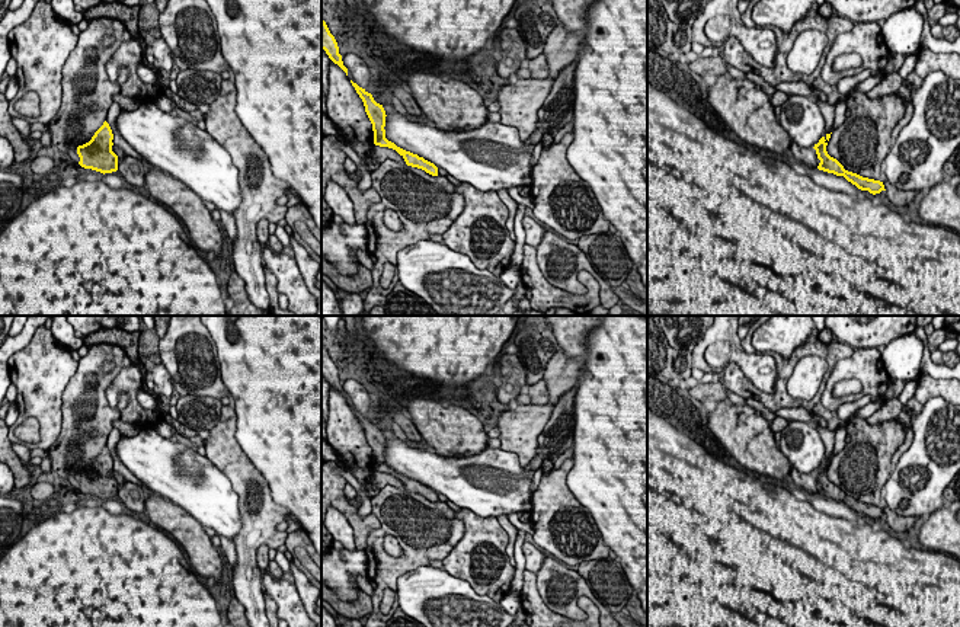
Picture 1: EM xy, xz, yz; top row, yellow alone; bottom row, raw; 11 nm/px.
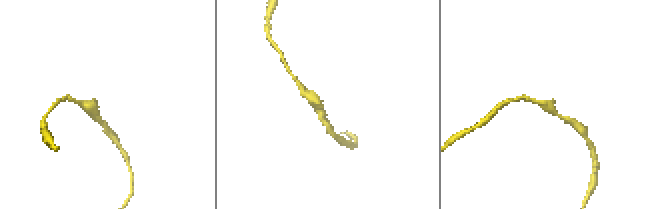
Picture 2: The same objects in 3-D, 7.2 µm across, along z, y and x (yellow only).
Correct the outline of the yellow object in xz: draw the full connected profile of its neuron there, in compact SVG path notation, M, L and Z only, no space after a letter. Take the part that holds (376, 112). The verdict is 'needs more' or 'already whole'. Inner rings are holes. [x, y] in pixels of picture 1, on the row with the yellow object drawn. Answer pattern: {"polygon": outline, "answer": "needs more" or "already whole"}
{"polygon": "M351 80L352 86L355 87L356 93L364 102L365 112L372 124L374 131L374 144L380 147L388 147L396 150L406 161L407 166L417 167L425 170L426 173L432 176L438 176L438 167L425 160L423 157L419 157L417 154L413 154L410 151L406 151L400 147L397 147L394 143L388 141L385 138L385 111L383 105L377 103L371 93L368 93L365 89L359 87L356 83Z", "answer": "already whole"}

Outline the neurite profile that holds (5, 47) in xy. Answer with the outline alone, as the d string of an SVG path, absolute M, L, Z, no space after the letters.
M0 36L0 80L3 79L3 74L6 73L6 65L10 58L12 58L12 54L10 54L9 38Z

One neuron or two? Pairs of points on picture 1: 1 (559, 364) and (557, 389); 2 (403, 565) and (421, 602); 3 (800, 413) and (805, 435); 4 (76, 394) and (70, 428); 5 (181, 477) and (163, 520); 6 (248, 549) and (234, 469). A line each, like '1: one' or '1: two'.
1: one
2: two
3: two
4: one
5: two
6: one

